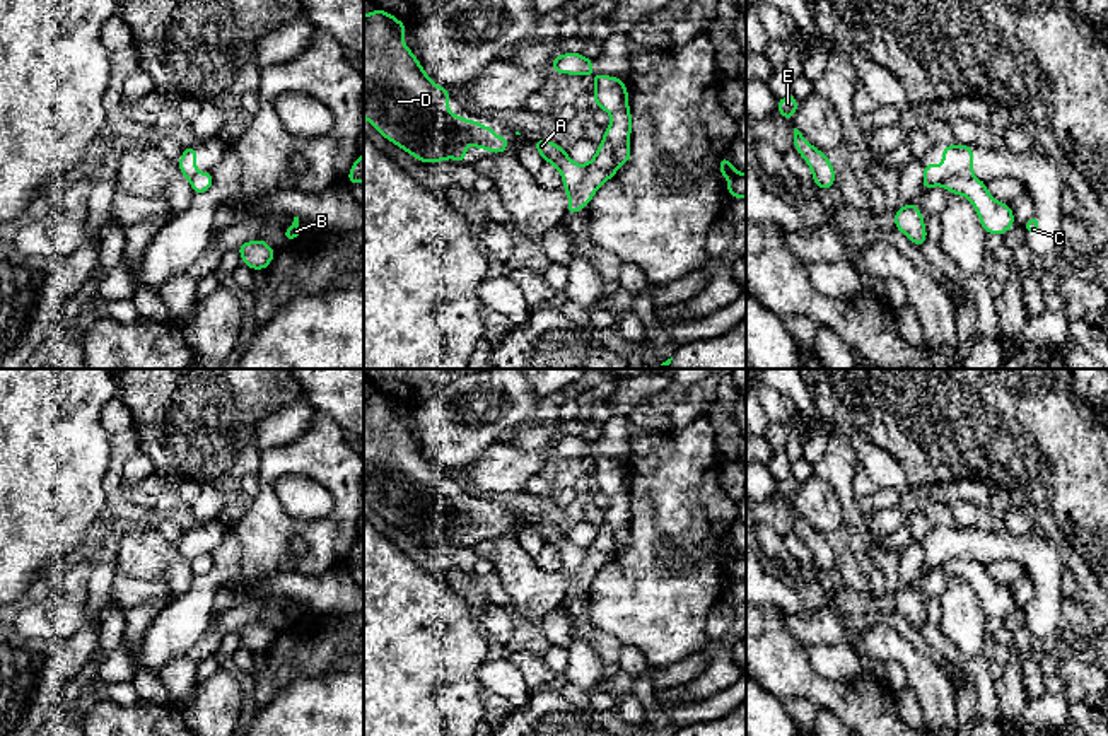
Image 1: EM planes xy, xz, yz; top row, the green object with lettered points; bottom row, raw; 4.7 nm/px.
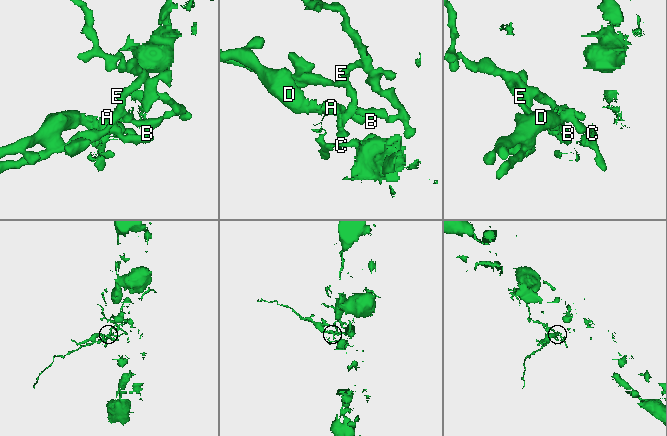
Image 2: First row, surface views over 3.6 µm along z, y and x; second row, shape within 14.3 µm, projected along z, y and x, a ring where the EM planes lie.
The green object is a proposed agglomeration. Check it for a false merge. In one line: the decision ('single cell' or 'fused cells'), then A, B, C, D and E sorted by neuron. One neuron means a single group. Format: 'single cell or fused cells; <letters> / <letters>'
fused cells; A B C D / E

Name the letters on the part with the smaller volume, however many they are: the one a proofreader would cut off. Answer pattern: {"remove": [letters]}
{"remove": ["E"]}

